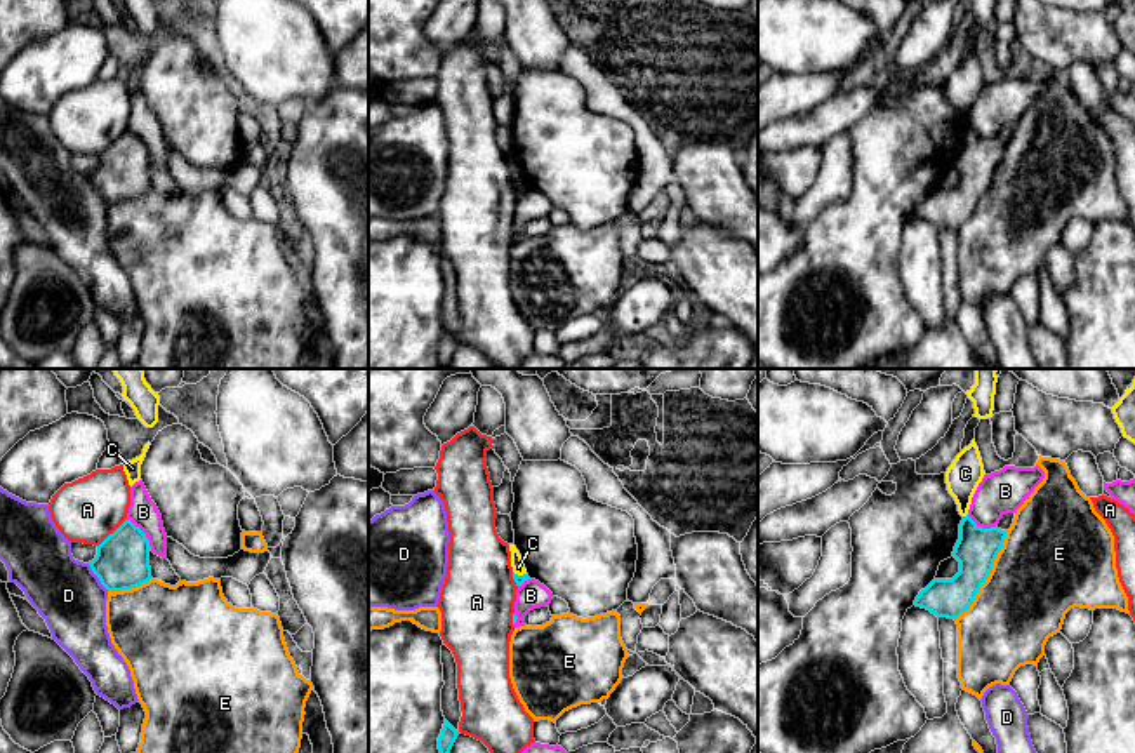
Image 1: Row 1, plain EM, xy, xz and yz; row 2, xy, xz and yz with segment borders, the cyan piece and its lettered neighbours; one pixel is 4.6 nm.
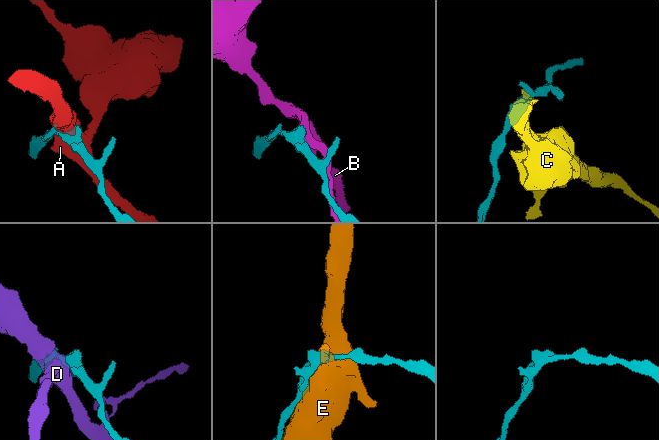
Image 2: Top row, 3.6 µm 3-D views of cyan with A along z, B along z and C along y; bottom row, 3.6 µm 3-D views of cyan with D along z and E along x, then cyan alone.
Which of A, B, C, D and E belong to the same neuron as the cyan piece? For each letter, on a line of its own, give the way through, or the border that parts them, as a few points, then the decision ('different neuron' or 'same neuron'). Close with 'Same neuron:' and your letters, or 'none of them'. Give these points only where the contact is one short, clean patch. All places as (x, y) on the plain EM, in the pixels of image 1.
A: different neuron
B: different neuron
C: along yz (967, 124), (963, 127) | different neuron
D: along xy (87, 174), (108, 200) | different neuron
E: different neuron
Same neuron: none of them

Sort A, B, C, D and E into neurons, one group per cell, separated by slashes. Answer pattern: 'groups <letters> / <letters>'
groups A / B / C / D / E

